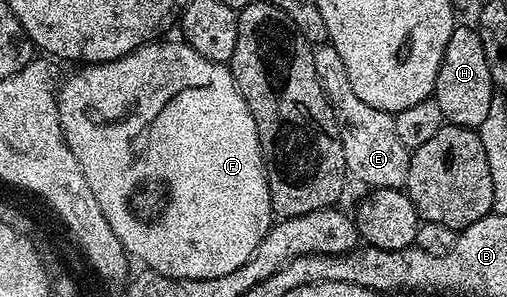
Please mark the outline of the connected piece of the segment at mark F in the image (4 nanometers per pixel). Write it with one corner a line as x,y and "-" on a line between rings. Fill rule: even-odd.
156,39
154,42
142,44
137,50
125,54
116,60
110,60
104,64
87,64
80,72
75,72
67,81
60,83
57,88
57,99
59,101
59,121
63,126
63,136
67,139
67,145
71,150
77,162
84,165
89,188
93,190
93,198
99,199
103,211
106,212
105,222
117,234
117,238
123,243
126,251
132,257
142,256
151,261
152,271
160,272
163,276
172,276
178,280
204,280
205,278
221,278
221,274
233,274
245,262
253,259
255,252
261,246
261,242
267,237
273,223
273,213
271,210
271,199
269,198
269,186
267,185
267,167
263,165
263,151
259,145
259,135
257,126
253,122
253,114
241,94
241,90
235,85
235,79
227,64
218,64
193,50
187,44
175,40
-
144,179
156,182
166,181
168,192
173,198
183,198
183,216
177,214
171,220
163,219
158,224
183,224
183,236
163,236
161,238
147,238
141,240
143,236
129,236
129,208
127,205
127,195
131,189

